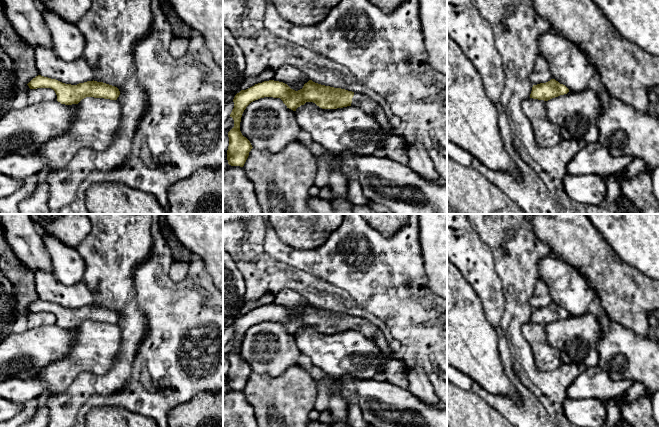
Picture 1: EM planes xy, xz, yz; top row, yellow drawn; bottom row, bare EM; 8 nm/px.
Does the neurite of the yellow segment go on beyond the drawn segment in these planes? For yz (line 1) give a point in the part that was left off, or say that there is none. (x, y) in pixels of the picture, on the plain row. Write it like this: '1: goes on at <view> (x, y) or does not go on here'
1: goes on at yz (541, 297)

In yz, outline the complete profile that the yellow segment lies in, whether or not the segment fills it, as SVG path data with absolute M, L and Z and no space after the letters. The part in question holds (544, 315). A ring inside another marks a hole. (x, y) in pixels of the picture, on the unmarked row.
M542 280L537 281L535 285L530 305L533 308L530 322L533 323L548 325L569 316L565 309L552 301L548 287Z

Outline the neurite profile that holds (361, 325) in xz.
M354 317L352 322L351 330L358 331L362 333L364 336L374 339L375 334L379 331L379 329L363 318Z

